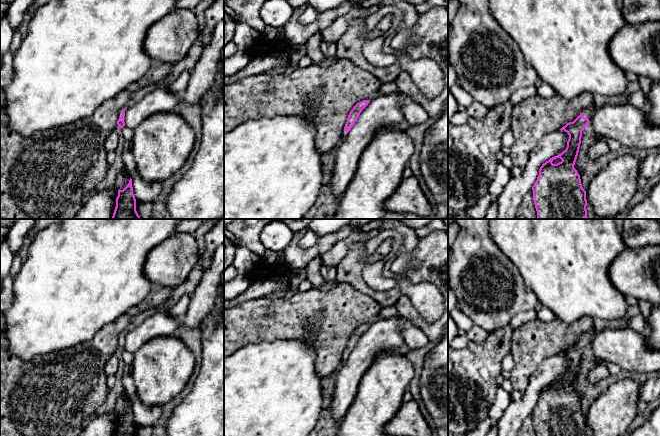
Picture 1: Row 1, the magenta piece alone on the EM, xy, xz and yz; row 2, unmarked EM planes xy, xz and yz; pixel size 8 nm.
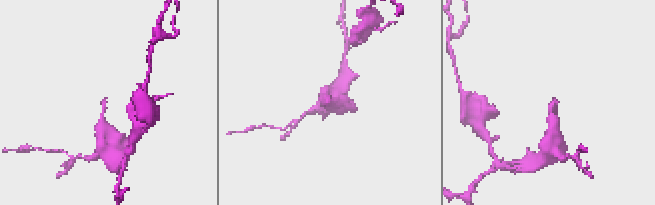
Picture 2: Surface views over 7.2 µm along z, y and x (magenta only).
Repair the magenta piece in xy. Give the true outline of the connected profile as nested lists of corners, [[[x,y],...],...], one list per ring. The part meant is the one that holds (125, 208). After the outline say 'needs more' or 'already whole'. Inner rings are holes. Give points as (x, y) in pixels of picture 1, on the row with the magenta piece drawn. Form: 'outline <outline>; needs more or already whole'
outline [[[131,178],[123,190],[118,190],[112,219],[141,219],[136,211],[136,199],[133,194]]]; already whole

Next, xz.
outline [[[363,100],[357,103],[353,109],[350,111],[345,127],[342,130],[342,139],[344,140],[348,135],[355,122],[357,121],[362,110],[369,104],[370,100]]]; needs more

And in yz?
outline [[[593,105],[583,110],[573,122],[567,123],[560,129],[569,135],[566,149],[540,167],[537,180],[532,186],[537,219],[588,219],[586,191],[582,187],[580,175],[574,165],[581,144],[582,131],[588,126],[595,108],[596,106]]]; needs more

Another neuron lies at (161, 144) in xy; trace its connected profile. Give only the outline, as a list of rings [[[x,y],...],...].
[[[175,111],[151,115],[133,131],[130,143],[137,173],[151,182],[161,182],[177,172],[195,143],[192,127]]]

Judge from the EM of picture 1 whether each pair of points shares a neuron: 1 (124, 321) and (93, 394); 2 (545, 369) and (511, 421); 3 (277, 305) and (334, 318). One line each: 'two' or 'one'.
1: one
2: one
3: one

